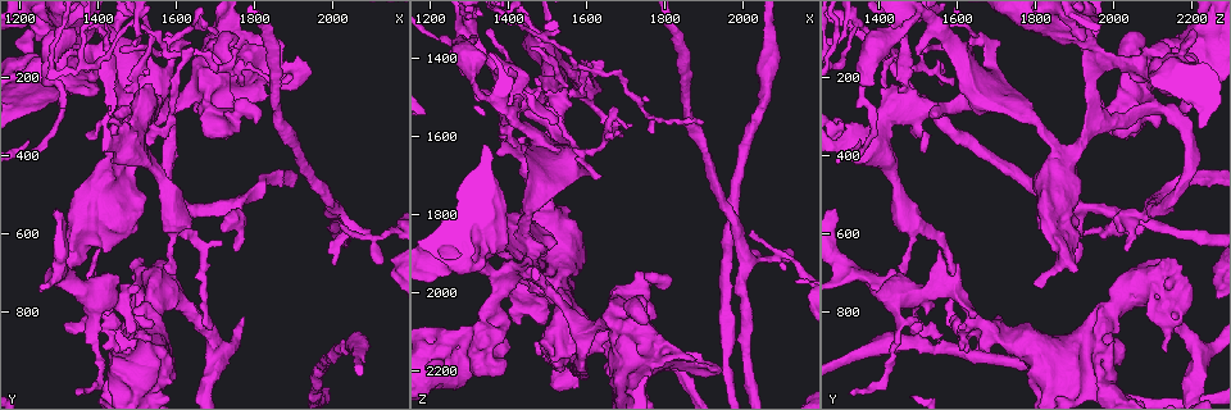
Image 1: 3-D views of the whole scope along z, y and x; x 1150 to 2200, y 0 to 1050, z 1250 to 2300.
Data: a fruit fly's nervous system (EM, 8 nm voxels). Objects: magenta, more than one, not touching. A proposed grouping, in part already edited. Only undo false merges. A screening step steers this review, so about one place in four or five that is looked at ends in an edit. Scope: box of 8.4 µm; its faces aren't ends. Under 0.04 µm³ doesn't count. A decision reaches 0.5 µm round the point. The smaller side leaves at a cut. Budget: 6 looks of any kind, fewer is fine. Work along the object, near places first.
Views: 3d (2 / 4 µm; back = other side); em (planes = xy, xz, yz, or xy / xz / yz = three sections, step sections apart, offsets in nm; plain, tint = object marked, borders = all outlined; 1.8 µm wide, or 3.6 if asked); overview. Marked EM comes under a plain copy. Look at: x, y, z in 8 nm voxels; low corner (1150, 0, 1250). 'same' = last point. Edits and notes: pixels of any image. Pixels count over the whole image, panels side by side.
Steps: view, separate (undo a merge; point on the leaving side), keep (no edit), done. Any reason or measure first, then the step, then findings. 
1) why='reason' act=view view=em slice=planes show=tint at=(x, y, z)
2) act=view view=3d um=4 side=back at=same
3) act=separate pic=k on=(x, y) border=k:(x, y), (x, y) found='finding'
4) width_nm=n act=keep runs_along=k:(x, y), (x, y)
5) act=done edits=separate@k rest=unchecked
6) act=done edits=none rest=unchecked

why='thick turns thin' act=view view=3d um=4 at=(2055, 880, 1460)

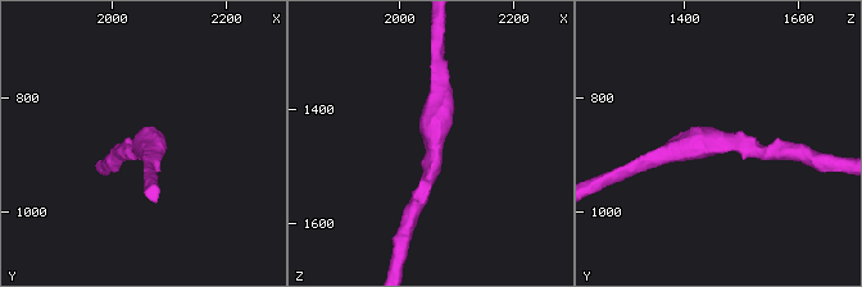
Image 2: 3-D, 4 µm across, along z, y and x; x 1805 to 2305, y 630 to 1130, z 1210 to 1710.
arm_widths_nm=200,300 why='now the EM' act=view view=em slice=planes show=tint at=(2060, 880, 1465)

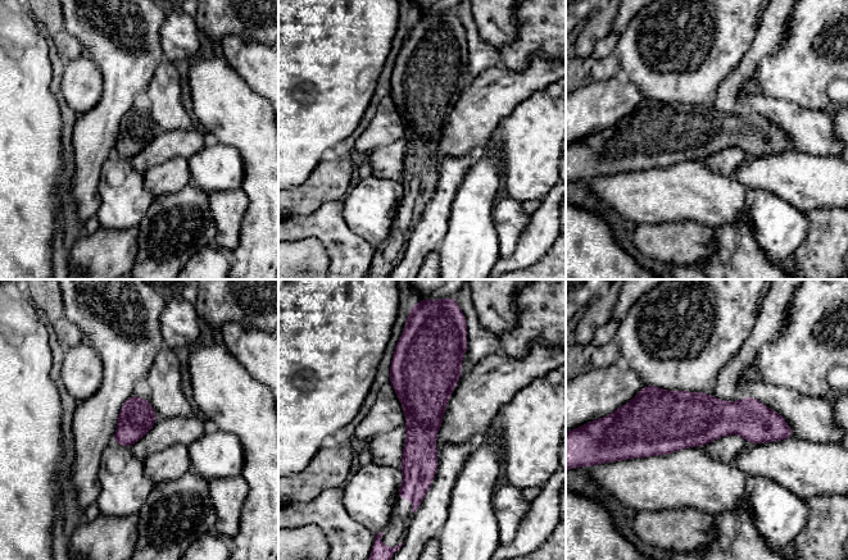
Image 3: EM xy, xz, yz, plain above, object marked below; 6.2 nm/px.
act=keep found='continuous, no second neuron'

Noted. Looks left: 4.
why='abrupt turn' act=view view=em slice=yz step=8 show=tint at=(1620, 160, 1415)

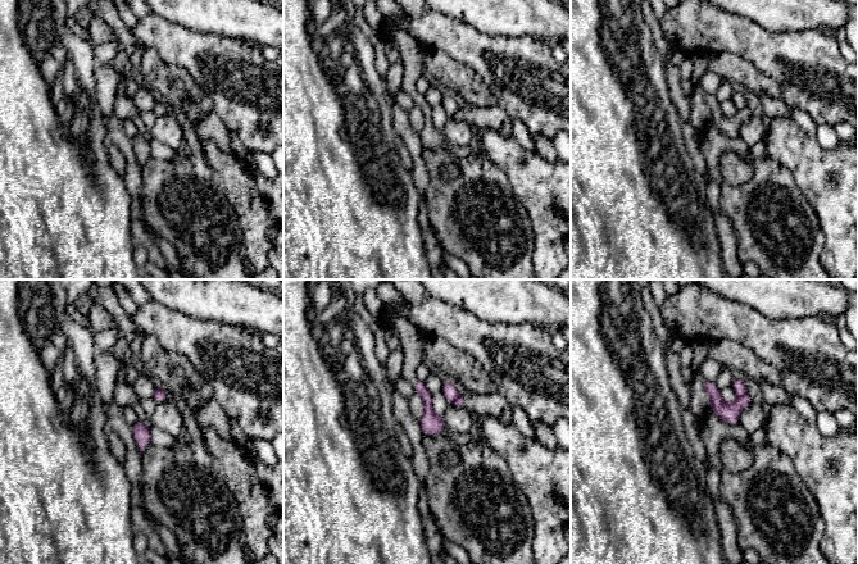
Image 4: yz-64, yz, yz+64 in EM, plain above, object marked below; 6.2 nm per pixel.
act=view view=em slice=planes show=tint at=same

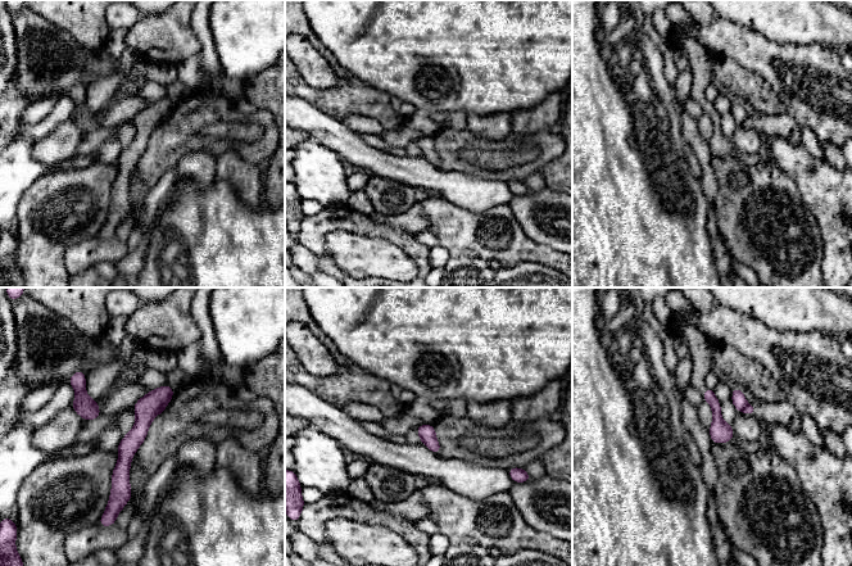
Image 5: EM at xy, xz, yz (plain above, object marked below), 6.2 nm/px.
width_nm=110 act=separate pic=5 on=(738, 398) border=5:(747, 403), (741, 411) found='a second neuron is stuck on'

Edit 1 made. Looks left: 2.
why='thick turns thin' act=view view=em slice=yz step=8 show=tint at=(1595, 130, 1685)

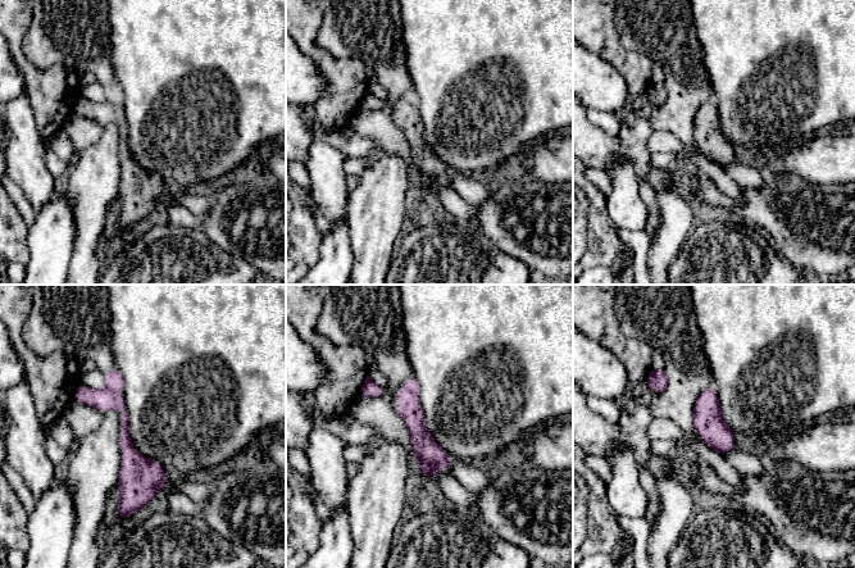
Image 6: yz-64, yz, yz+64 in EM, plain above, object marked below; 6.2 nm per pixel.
act=view view=em slice=planes show=tint at=same

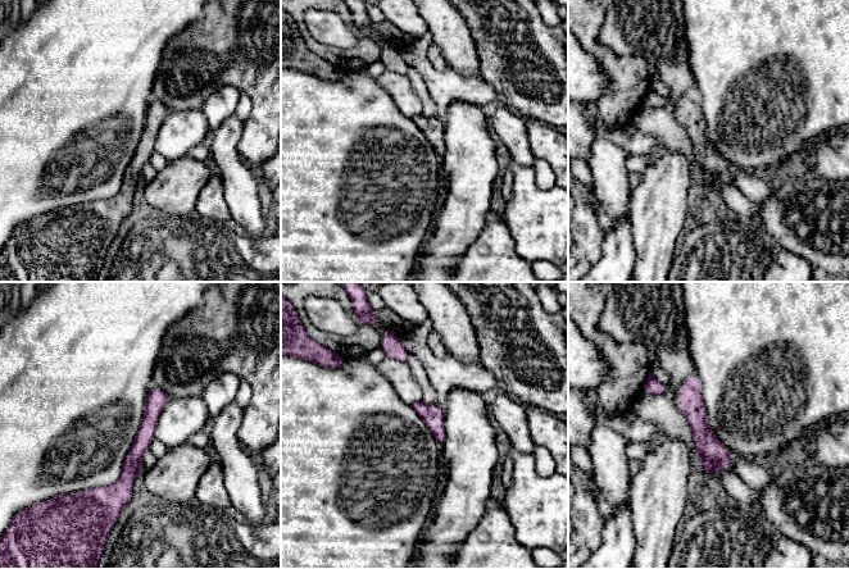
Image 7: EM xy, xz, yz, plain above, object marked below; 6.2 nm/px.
act=keep runs_along=7:(164, 396), (127, 478), (98, 491) found='all the same neuron'

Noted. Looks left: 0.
act=done edits=separate@5 rest=unchecked

